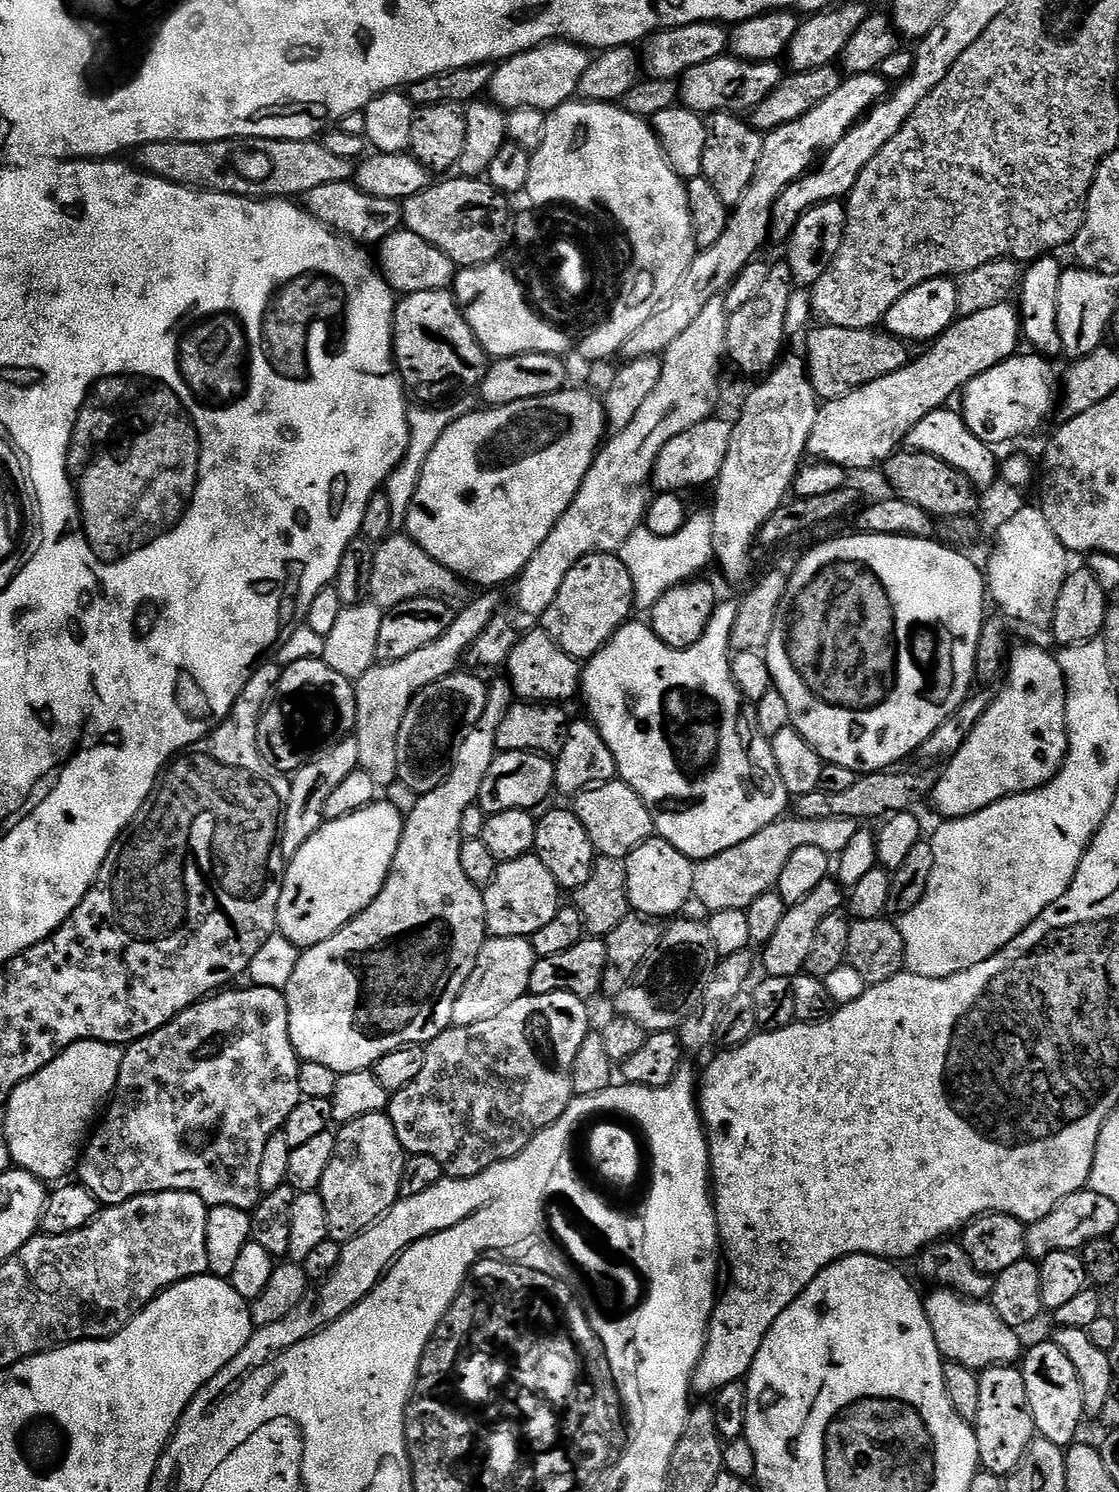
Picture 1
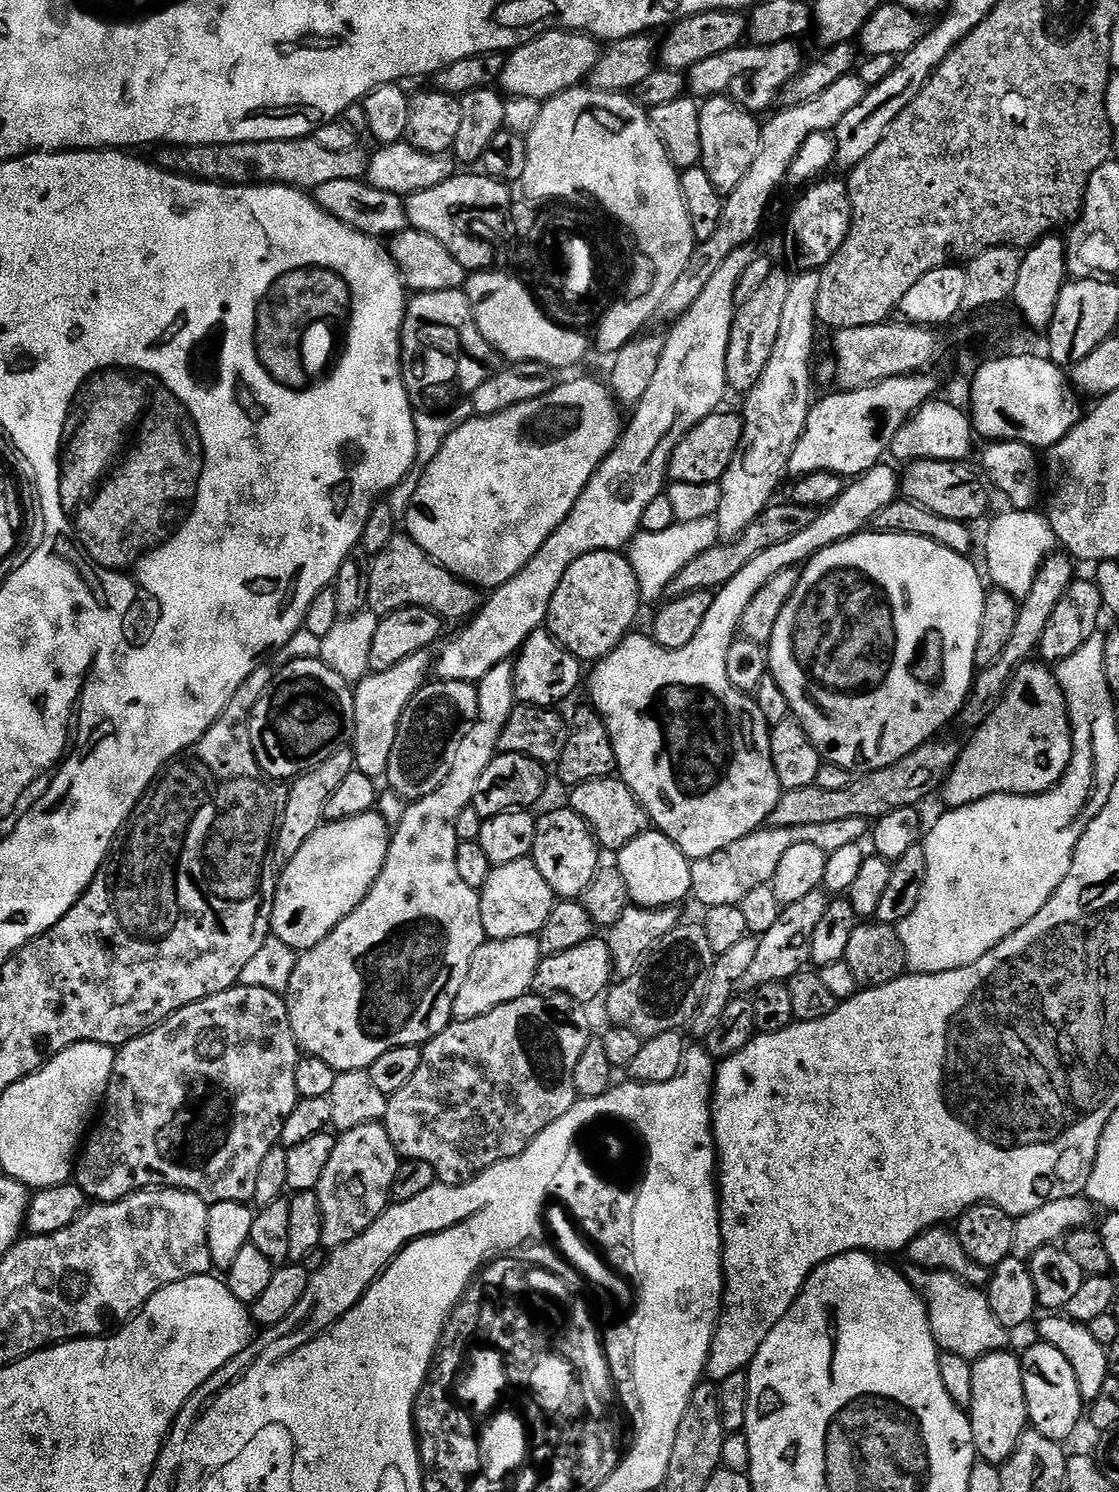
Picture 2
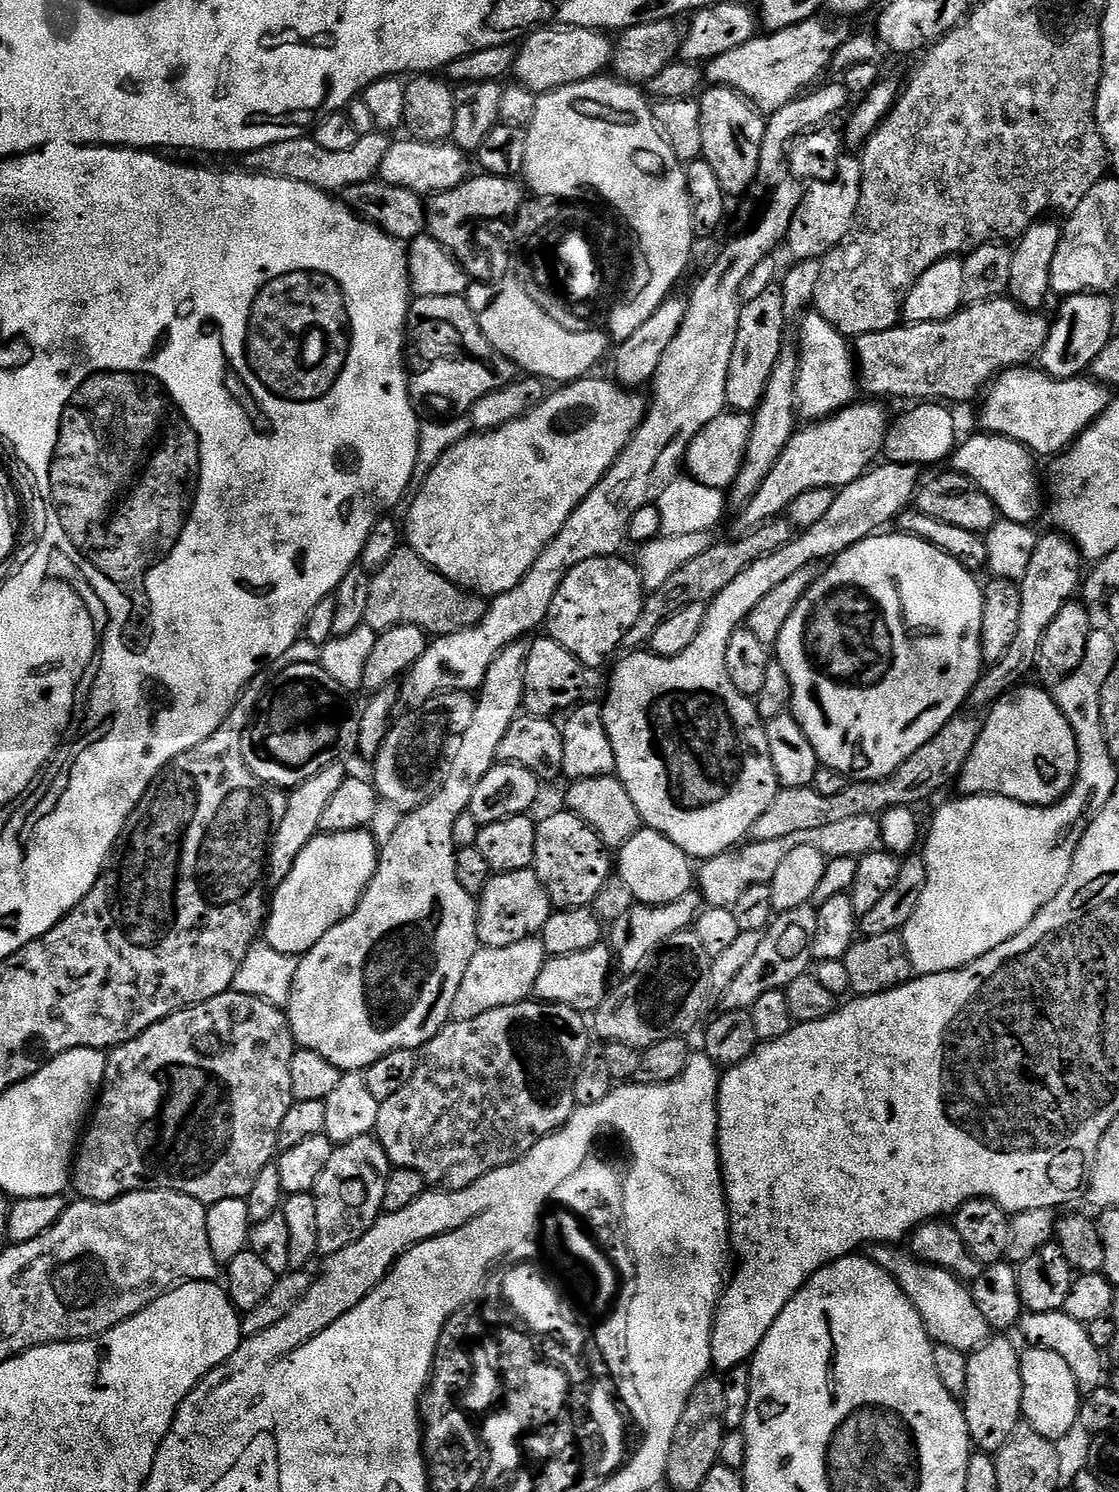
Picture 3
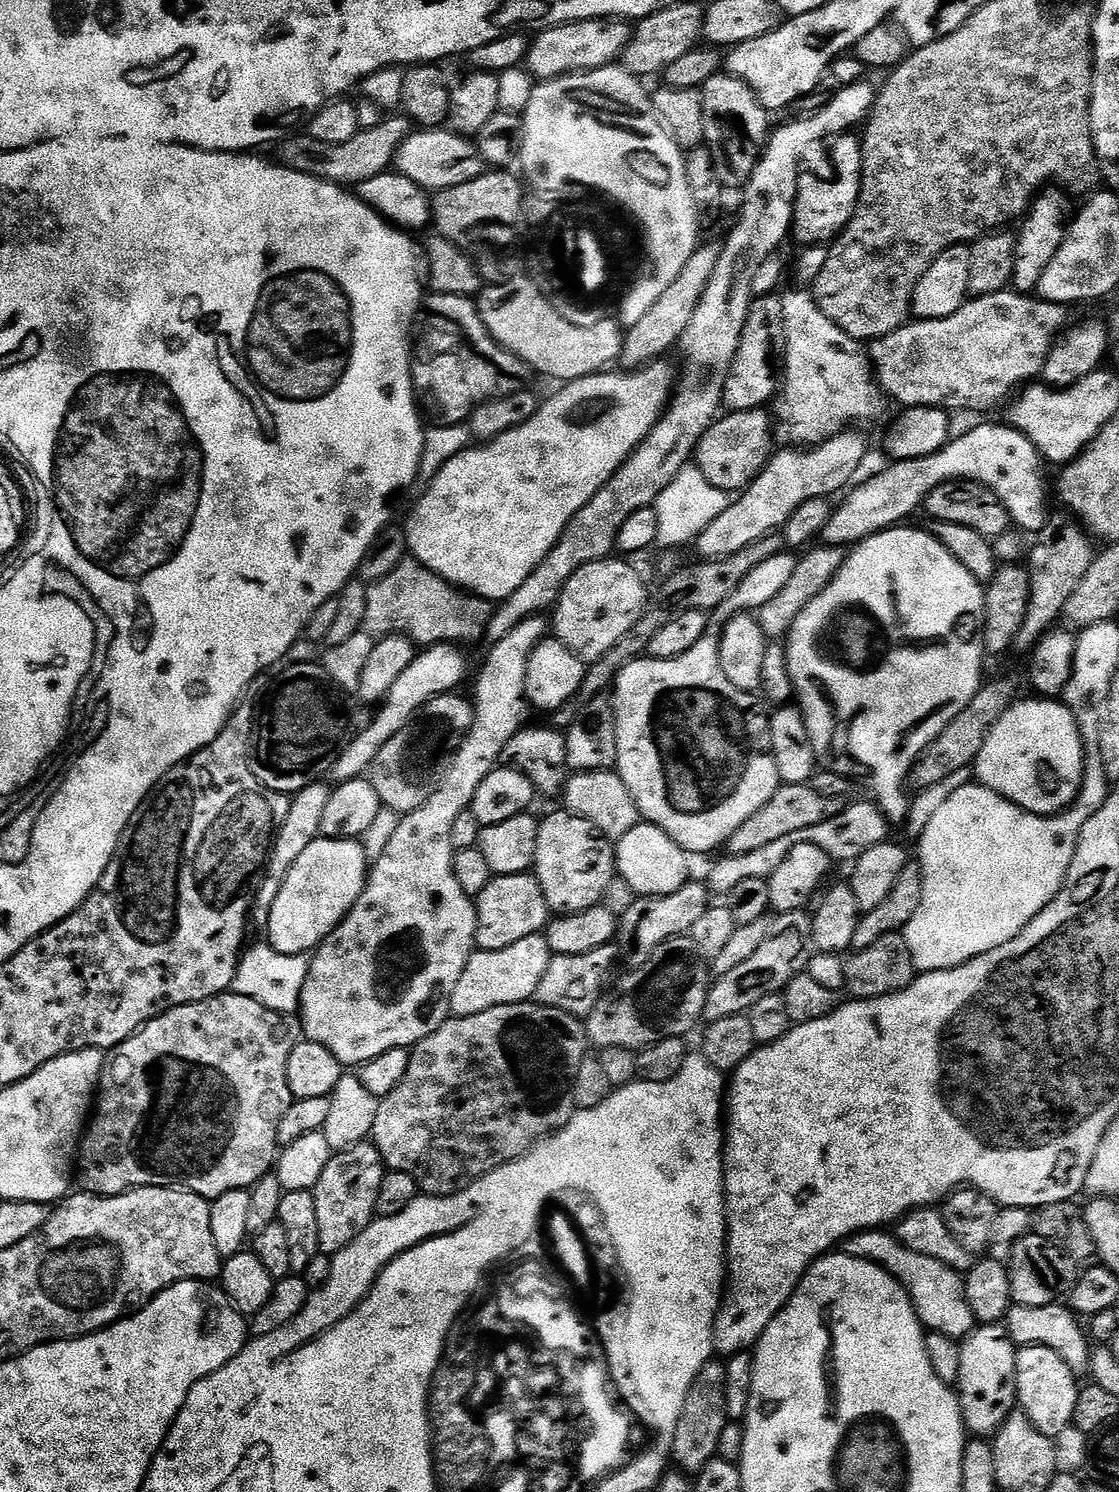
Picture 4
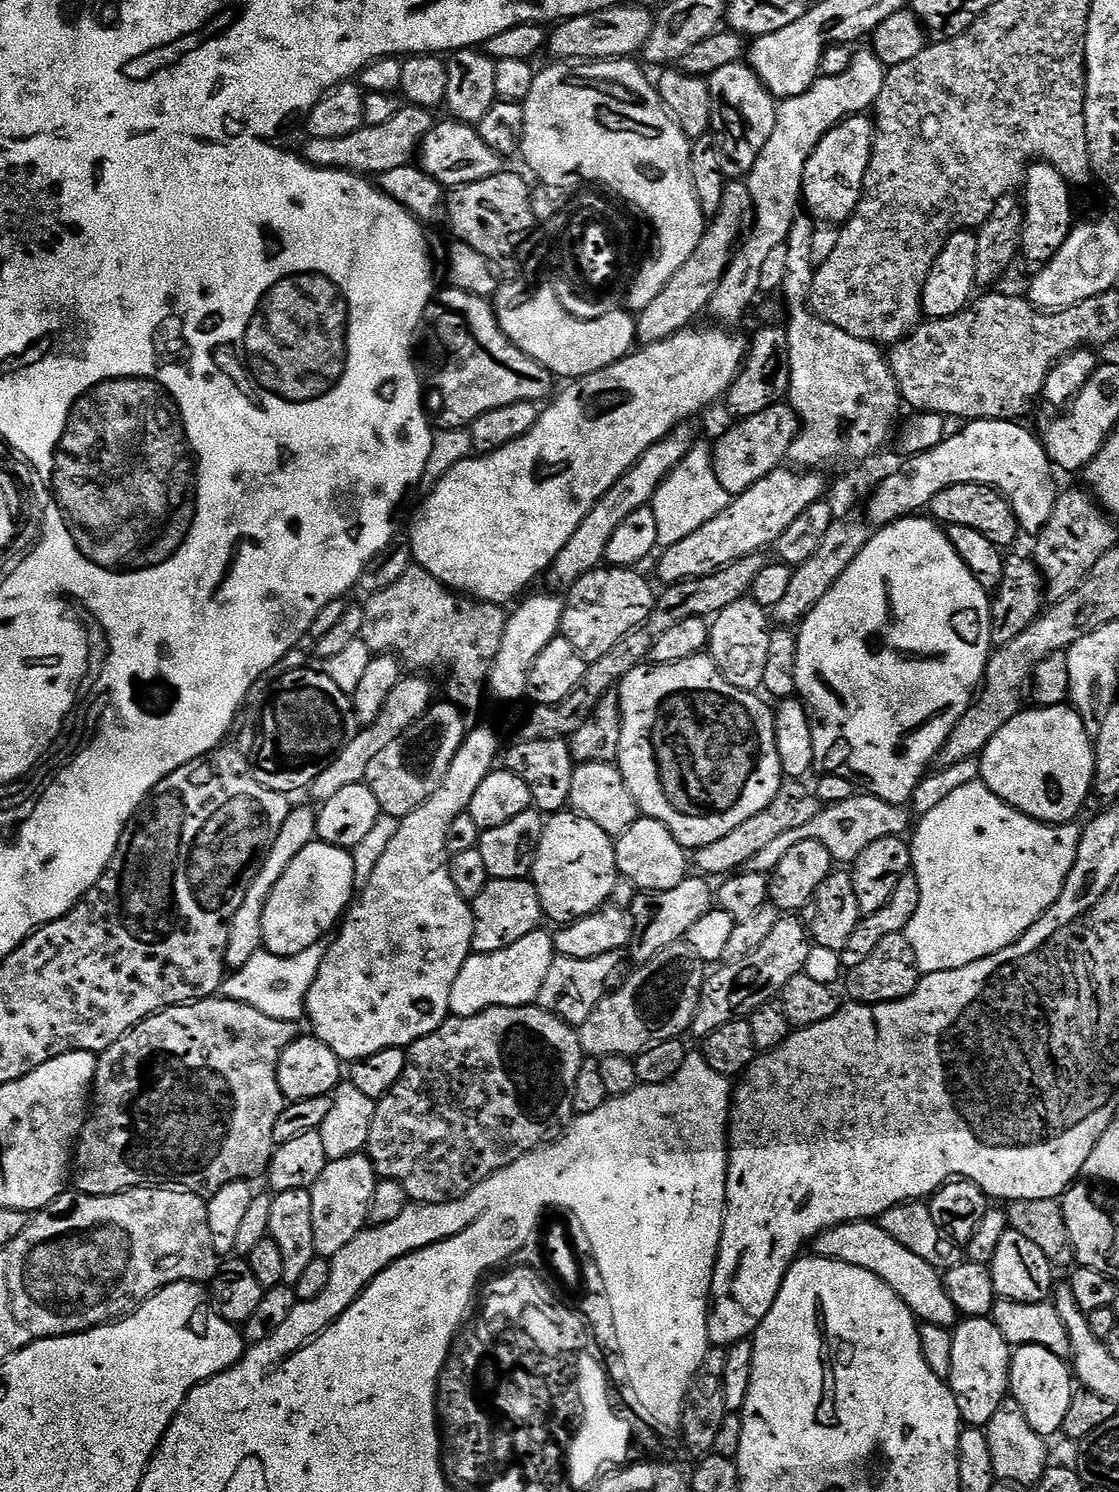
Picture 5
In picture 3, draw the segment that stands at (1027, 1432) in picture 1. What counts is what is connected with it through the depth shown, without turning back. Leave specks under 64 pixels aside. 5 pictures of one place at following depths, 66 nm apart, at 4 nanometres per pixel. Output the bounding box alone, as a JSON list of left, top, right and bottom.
[962,1334,1022,1454]

